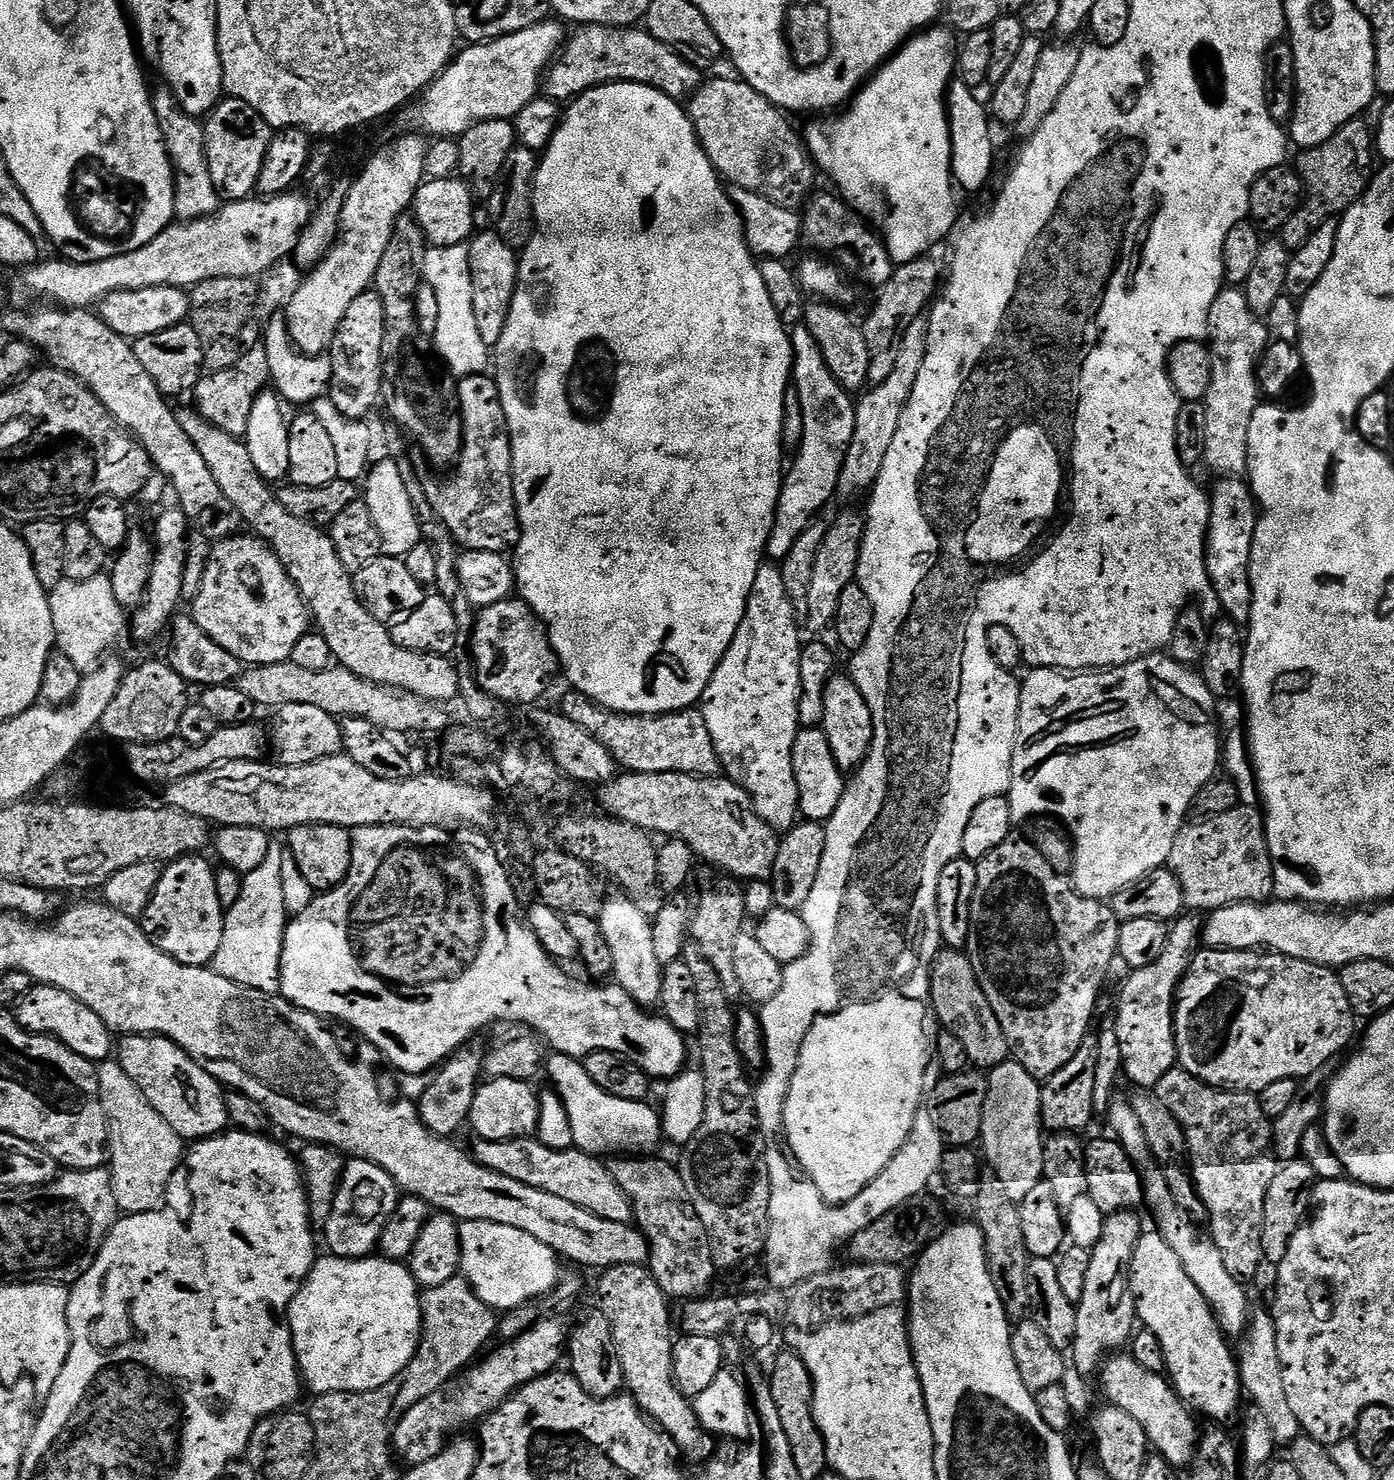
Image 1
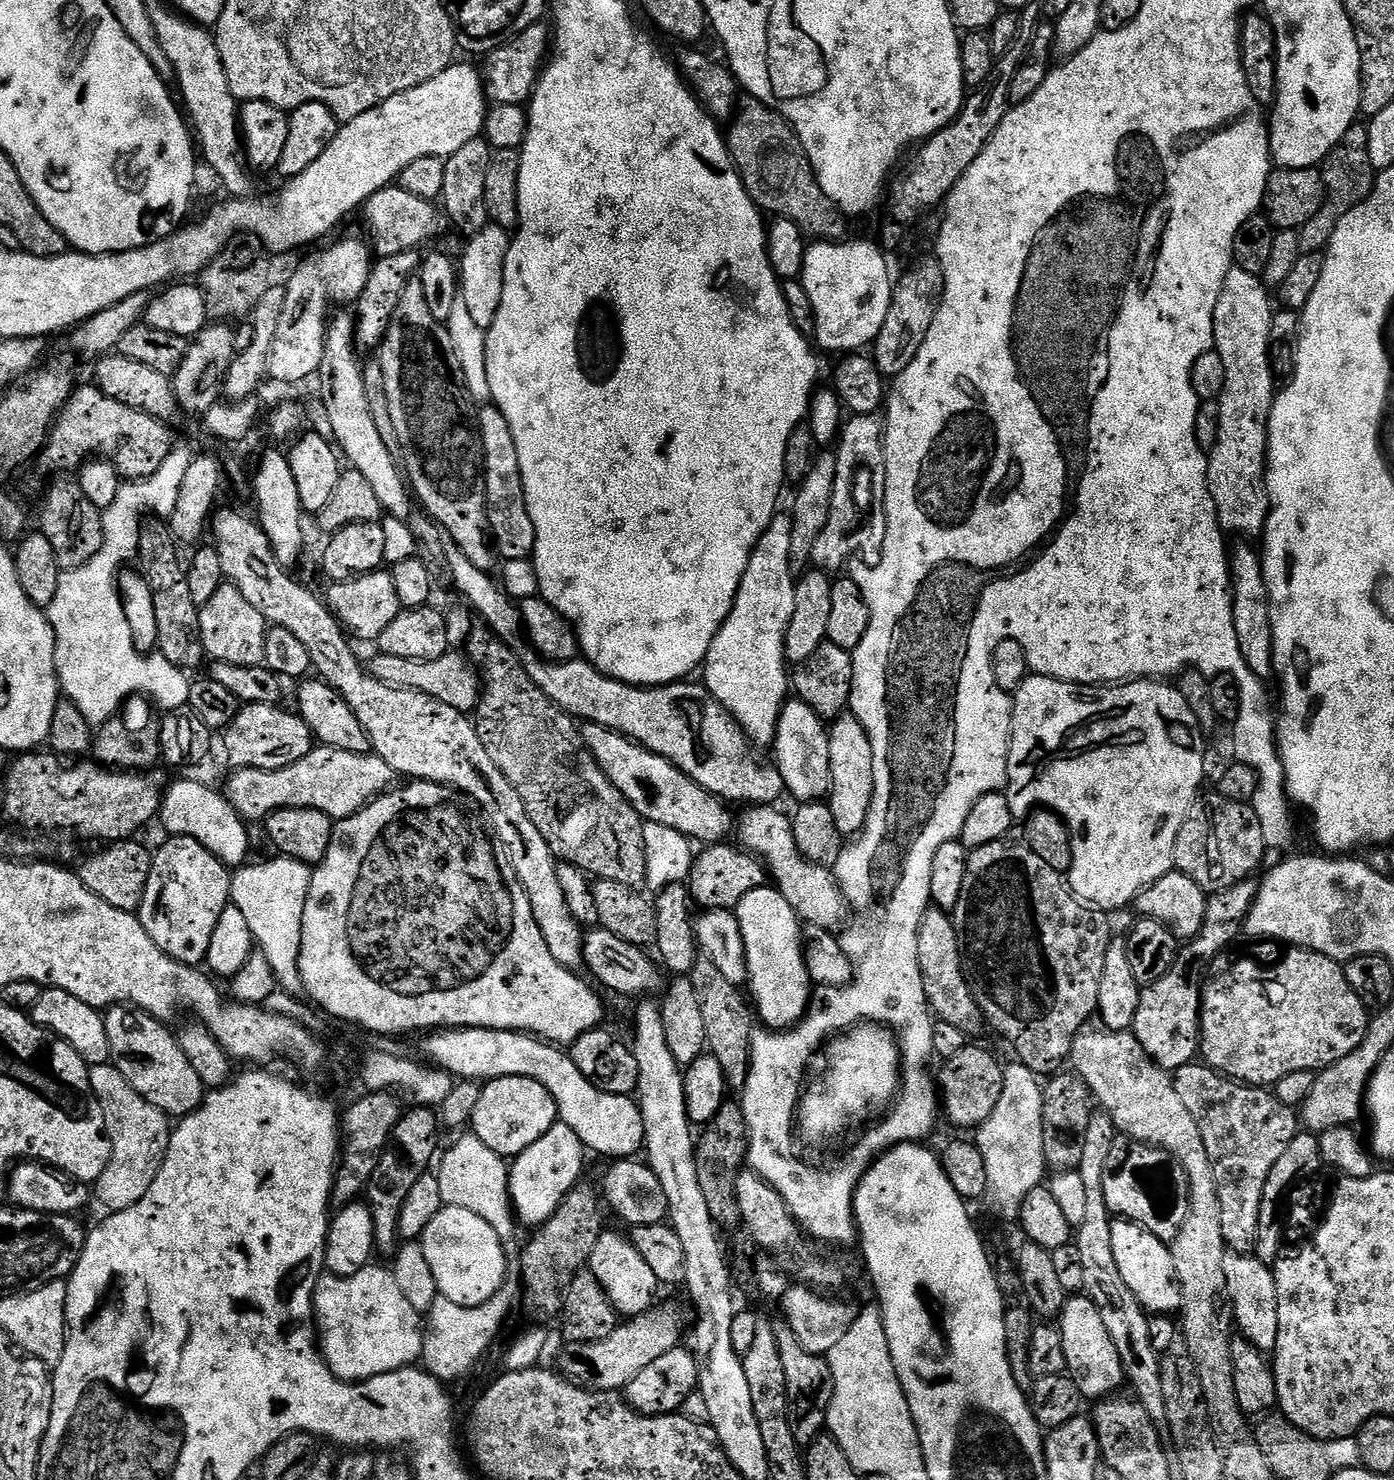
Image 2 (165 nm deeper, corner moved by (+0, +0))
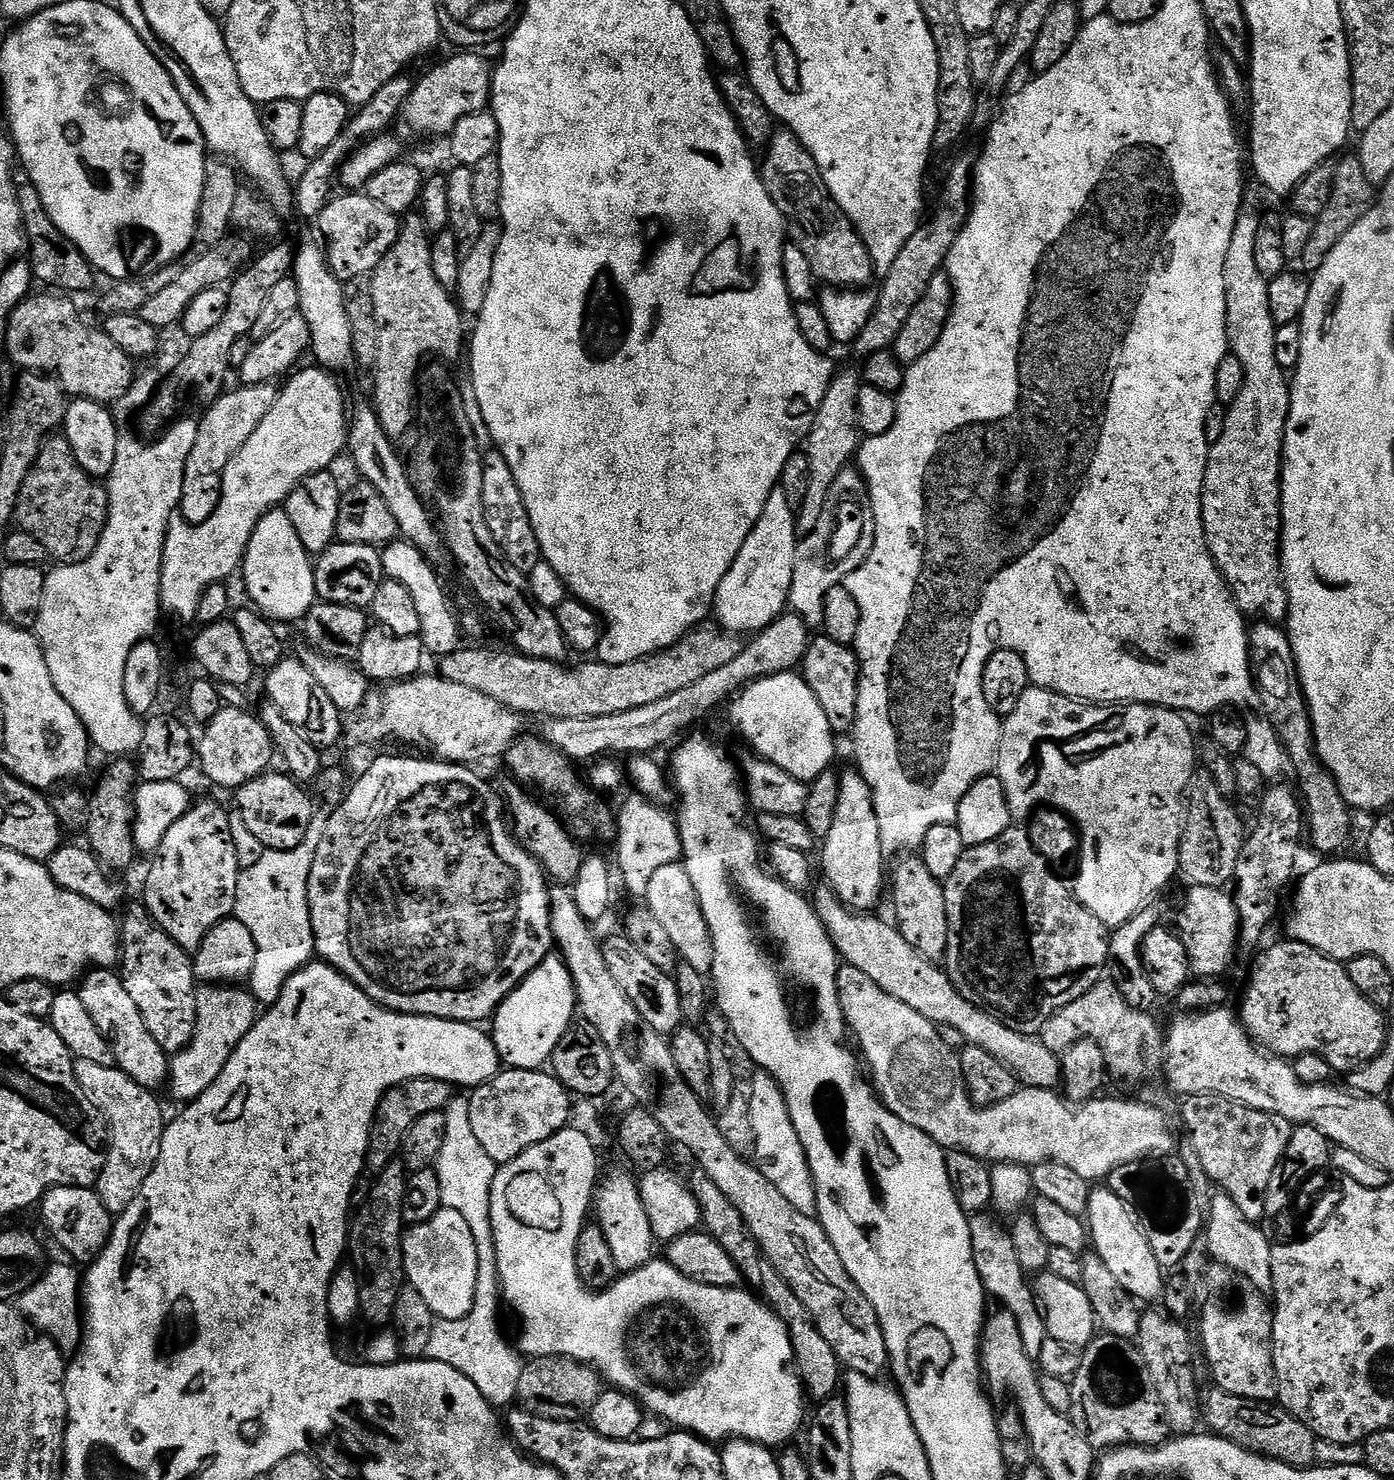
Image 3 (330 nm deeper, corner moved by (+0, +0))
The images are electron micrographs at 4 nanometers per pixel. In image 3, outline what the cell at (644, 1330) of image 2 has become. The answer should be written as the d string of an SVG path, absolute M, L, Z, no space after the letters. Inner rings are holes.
M537 1356L529 1359L522 1370L522 1378L518 1378L516 1400L525 1412L532 1412L544 1420L571 1420L580 1422L586 1414L591 1413L594 1402L598 1402L602 1391L602 1377L591 1364L579 1364L577 1360L569 1360L566 1356Z

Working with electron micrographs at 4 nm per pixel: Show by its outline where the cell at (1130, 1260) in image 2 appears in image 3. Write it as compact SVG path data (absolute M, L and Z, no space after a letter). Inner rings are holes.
M1096 1186L1091 1189L1086 1227L1094 1252L1100 1256L1111 1274L1114 1274L1118 1286L1124 1288L1134 1301L1159 1301L1163 1297L1165 1269L1160 1267L1158 1258L1154 1258L1154 1250L1150 1250L1150 1242L1146 1242L1146 1234L1142 1234L1140 1223L1136 1221L1132 1211L1122 1202L1122 1198L1118 1198L1118 1194L1111 1192L1107 1186Z

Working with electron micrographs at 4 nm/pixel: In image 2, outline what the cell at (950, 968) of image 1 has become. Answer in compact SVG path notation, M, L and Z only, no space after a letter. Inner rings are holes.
M929 907L918 936L918 962L924 980L925 996L931 1011L943 1023L958 1026L965 1034L972 1034L982 1025L980 1004L974 998L972 987L964 971L964 958L960 954L960 943L951 915L939 908Z

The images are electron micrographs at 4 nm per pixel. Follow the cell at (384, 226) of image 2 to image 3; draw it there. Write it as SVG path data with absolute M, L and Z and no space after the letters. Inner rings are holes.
M352 190L344 195L348 196L333 195L314 224L320 227L330 270L340 281L347 282L371 277L400 236L402 220L363 191Z

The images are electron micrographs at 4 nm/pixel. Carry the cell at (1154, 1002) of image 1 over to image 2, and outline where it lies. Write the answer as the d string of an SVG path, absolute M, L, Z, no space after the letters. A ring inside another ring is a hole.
M1249 878L1232 888L1211 893L1208 896L1202 930L1177 951L1176 961L1167 974L1141 991L1138 1014L1134 1014L1134 1022L1130 1030L1138 1038L1138 1042L1142 1042L1142 1050L1146 1050L1152 1061L1167 1072L1175 1073L1176 1069L1191 1064L1197 1059L1200 1050L1202 989L1213 967L1212 959L1219 952L1226 951L1244 932L1244 924L1248 920L1258 893L1258 884L1254 881L1255 879Z

